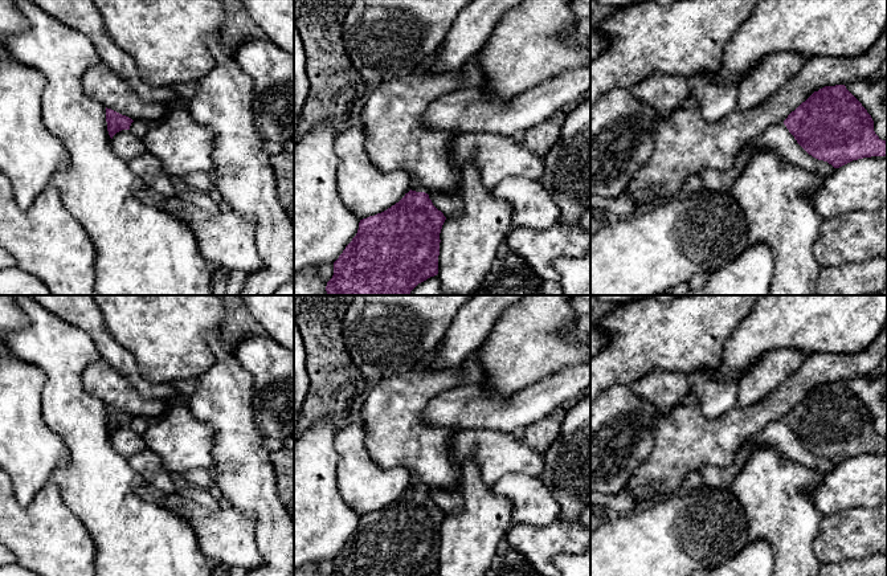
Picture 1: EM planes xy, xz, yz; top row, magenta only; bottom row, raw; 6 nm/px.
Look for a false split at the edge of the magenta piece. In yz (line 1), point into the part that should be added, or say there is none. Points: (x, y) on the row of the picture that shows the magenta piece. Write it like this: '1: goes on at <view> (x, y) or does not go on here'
1: does not go on here

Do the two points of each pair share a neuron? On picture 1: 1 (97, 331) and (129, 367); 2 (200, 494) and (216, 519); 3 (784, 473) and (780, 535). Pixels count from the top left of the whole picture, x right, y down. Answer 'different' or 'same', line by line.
1: same
2: different
3: same

